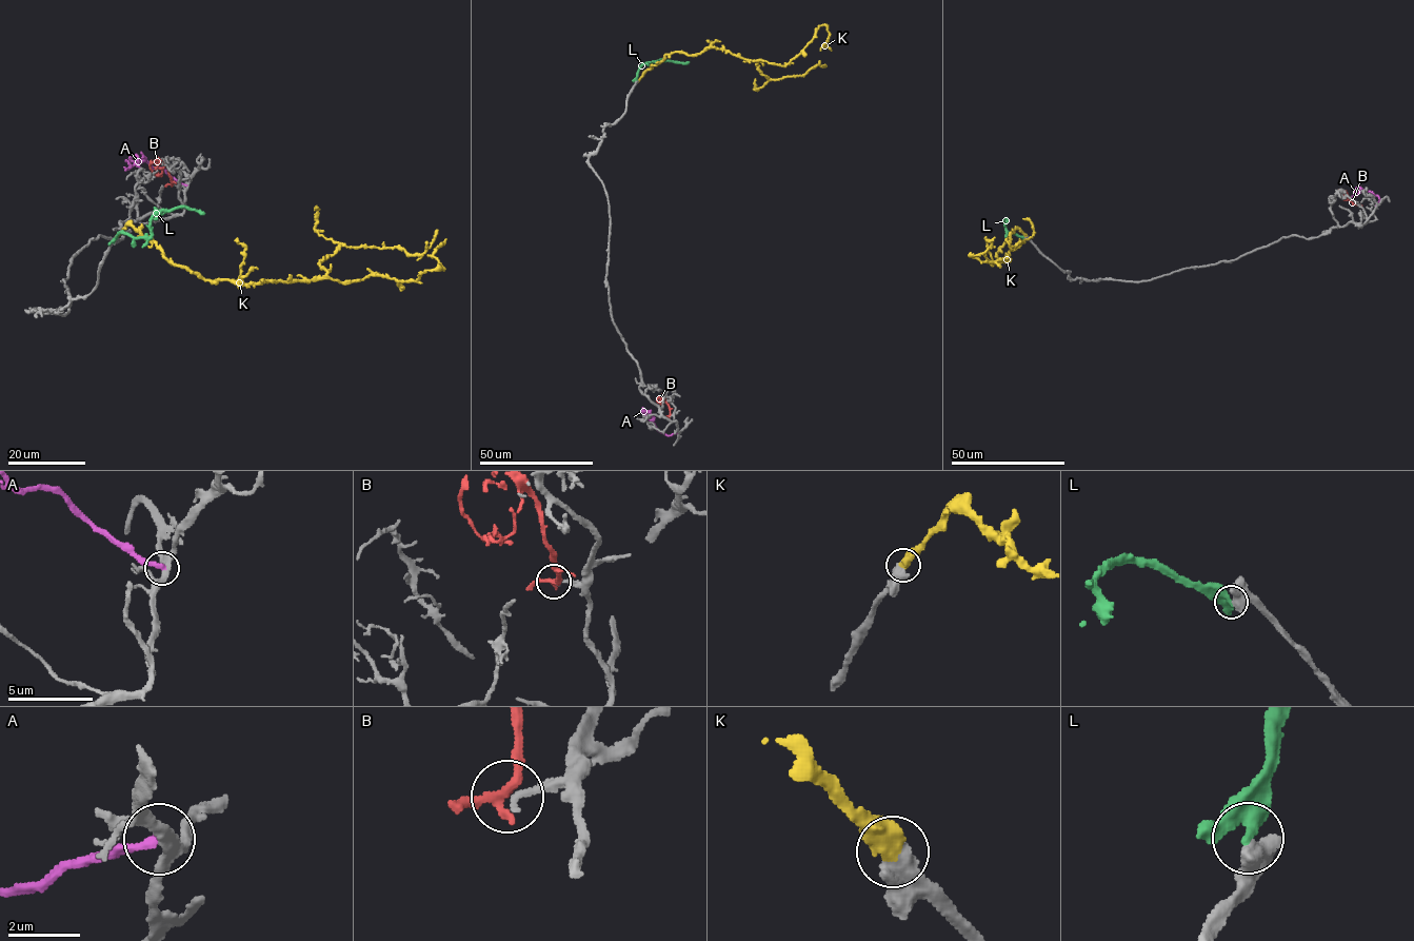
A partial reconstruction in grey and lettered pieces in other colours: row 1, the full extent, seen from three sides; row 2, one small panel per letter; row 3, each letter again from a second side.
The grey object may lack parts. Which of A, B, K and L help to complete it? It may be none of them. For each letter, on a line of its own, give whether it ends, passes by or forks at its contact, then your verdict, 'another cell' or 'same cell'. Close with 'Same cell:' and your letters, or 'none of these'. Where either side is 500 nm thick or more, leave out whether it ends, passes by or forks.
A: it ends | another cell
B: it passes by | another cell
K: same cell
L: another cell
Same cell: K

